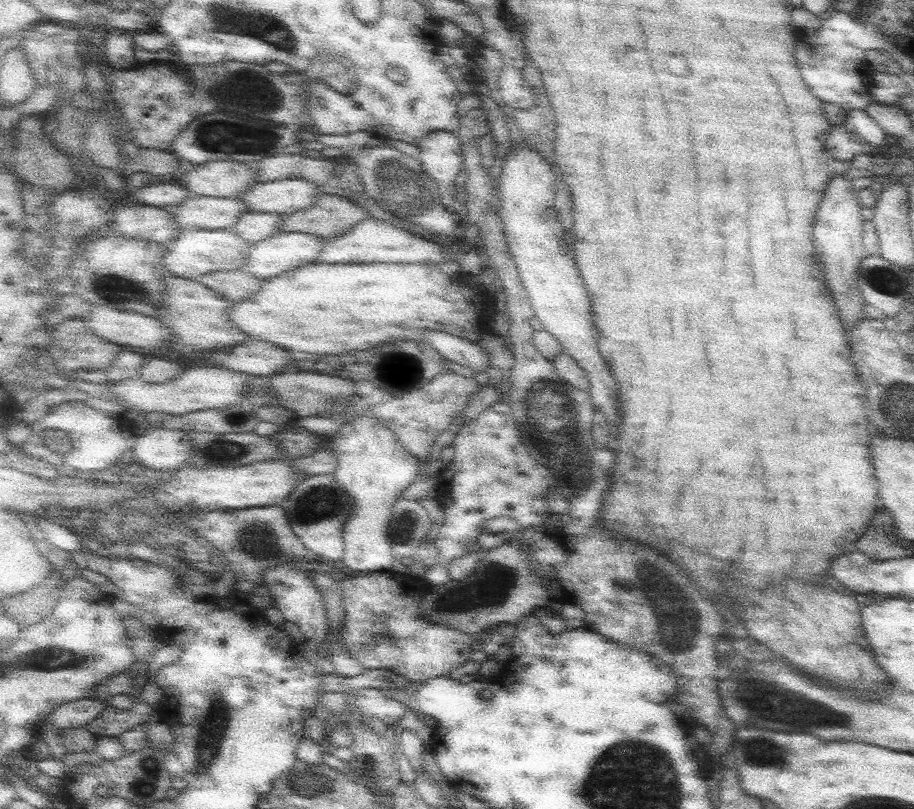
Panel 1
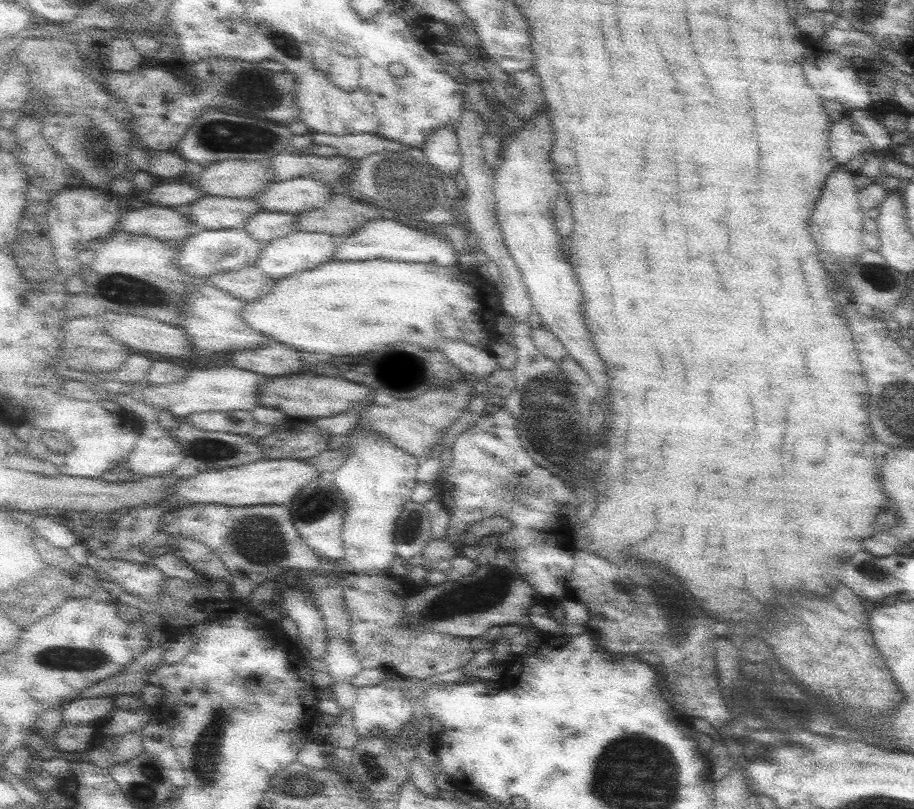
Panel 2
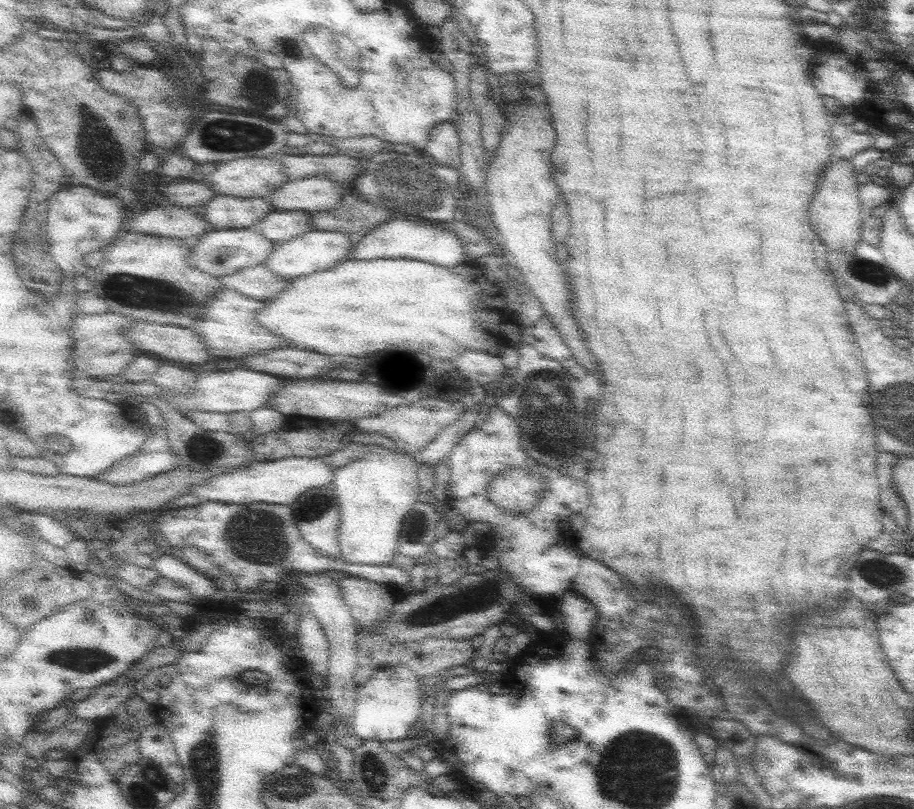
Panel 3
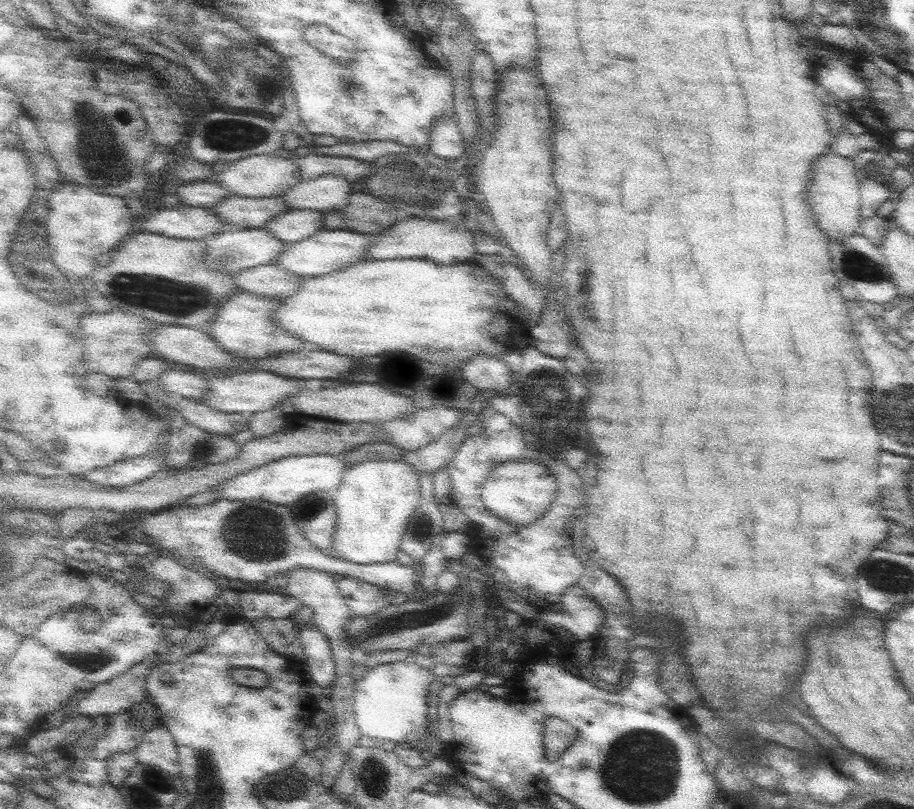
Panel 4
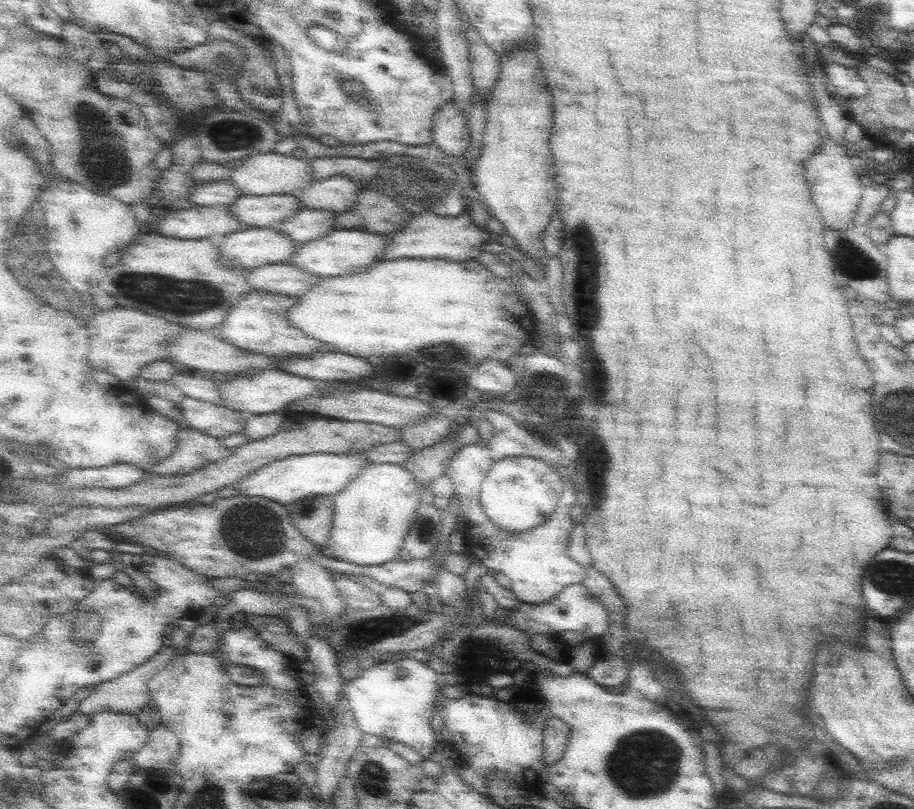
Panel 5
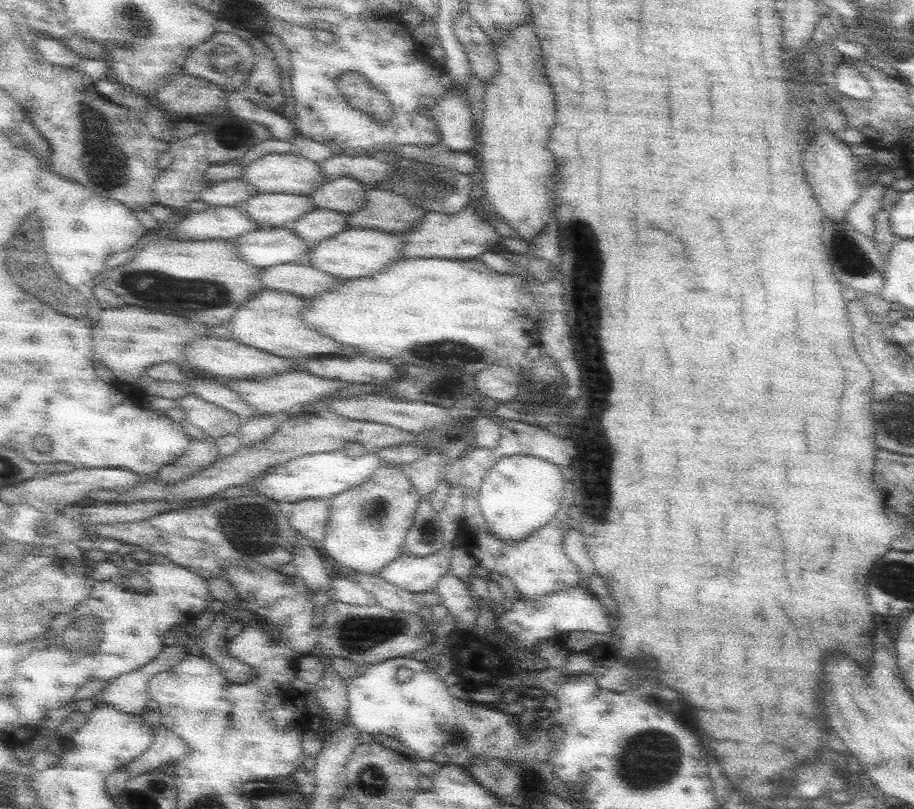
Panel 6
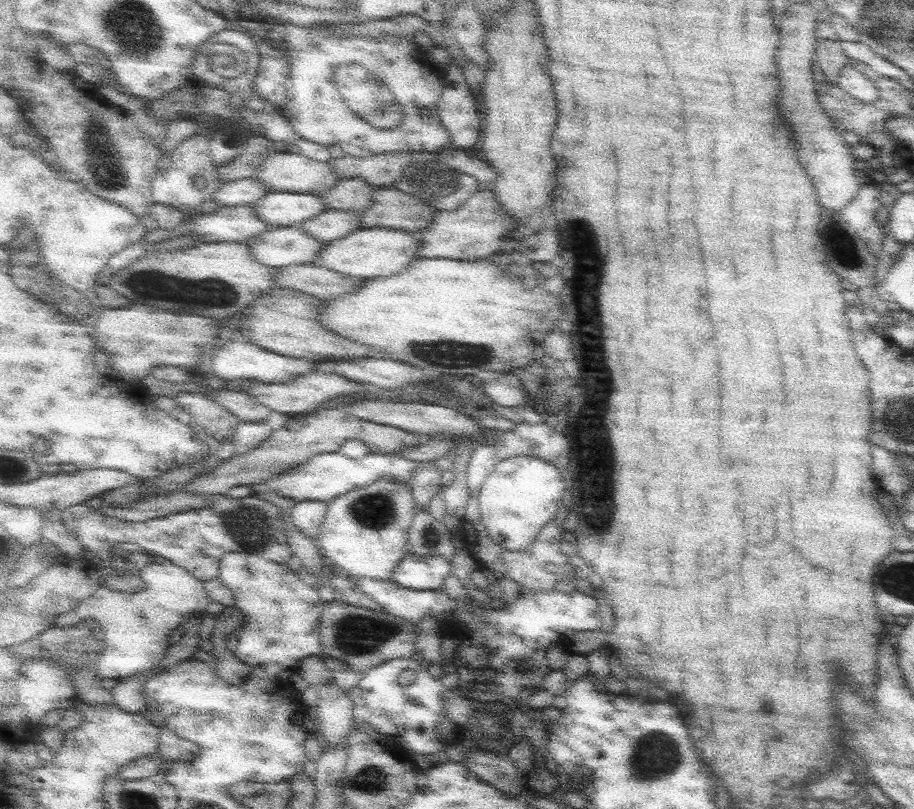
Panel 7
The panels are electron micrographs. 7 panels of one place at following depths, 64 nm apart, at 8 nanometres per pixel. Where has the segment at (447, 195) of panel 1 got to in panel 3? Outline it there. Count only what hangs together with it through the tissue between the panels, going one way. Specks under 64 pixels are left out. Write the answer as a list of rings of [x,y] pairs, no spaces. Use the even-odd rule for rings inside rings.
[[[444,121],[434,126],[425,152],[430,154],[438,164],[458,169],[461,164],[461,140],[457,123]]]

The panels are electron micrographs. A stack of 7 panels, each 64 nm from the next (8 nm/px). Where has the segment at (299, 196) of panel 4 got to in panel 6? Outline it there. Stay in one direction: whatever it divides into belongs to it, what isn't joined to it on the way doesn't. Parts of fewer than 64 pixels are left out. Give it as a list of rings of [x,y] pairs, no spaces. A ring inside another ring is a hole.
[[[344,176],[324,183],[308,197],[313,200],[316,209],[354,214],[366,206],[367,188],[360,180]]]

